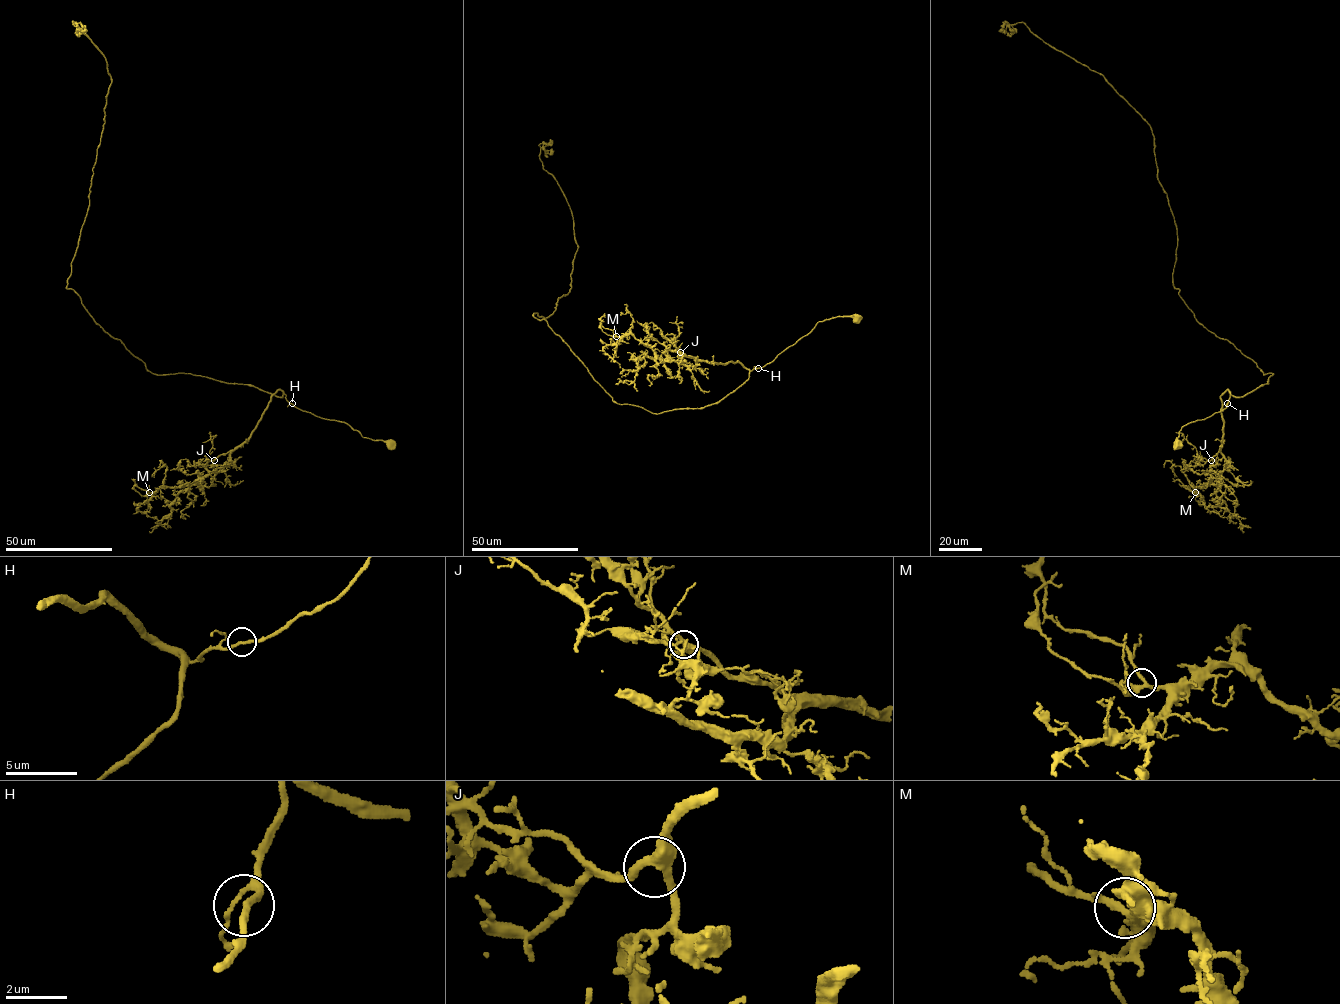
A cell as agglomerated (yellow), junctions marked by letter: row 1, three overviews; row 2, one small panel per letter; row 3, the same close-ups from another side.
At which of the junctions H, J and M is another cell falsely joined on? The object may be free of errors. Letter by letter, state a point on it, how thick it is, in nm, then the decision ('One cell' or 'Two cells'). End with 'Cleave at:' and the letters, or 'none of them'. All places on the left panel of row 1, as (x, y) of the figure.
H: Place: (292, 403). Thickness 240 nm. One cell
J: Place: (214, 460). Thickness 320 nm. One cell
M: Place: (149, 492). Thickness 240 nm. One cell
Cleave at: none of them

